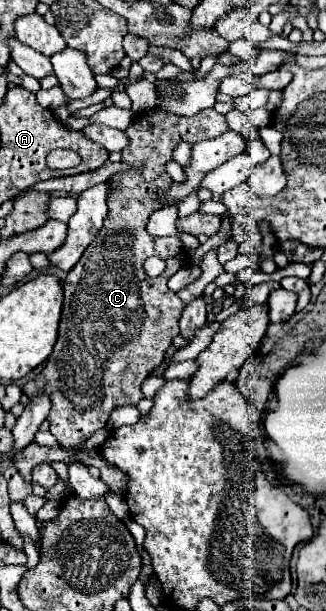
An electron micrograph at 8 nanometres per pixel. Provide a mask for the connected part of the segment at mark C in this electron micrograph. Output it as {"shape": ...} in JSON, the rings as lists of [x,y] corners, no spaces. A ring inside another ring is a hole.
{"shape":[[[205,109],[195,117],[175,117],[173,113],[143,111],[133,123],[125,129],[129,145],[123,149],[123,161],[131,163],[129,171],[115,173],[109,179],[109,213],[97,237],[85,249],[77,265],[67,273],[63,281],[65,301],[59,321],[59,335],[53,347],[53,353],[47,357],[43,371],[29,379],[23,387],[27,397],[37,397],[45,393],[51,401],[51,411],[47,421],[51,423],[51,433],[63,447],[73,447],[83,443],[93,431],[103,429],[111,411],[119,405],[137,405],[143,399],[141,383],[147,375],[161,365],[165,351],[171,347],[175,335],[179,335],[179,313],[183,311],[183,301],[167,287],[167,279],[185,265],[183,245],[179,237],[153,237],[145,231],[145,223],[153,211],[159,209],[155,205],[155,189],[167,189],[171,185],[171,177],[165,171],[165,161],[171,159],[175,145],[183,139],[189,143],[197,143],[201,139],[219,137],[229,129],[225,115],[219,115],[215,109]],[[151,256],[161,257],[167,261],[167,269],[159,277],[145,275],[145,259]]]}

